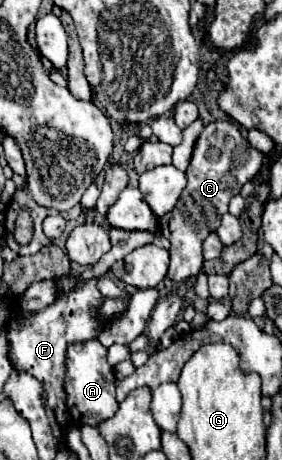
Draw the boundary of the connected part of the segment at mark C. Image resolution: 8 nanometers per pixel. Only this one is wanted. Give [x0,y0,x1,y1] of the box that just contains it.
[159,122,263,282]

